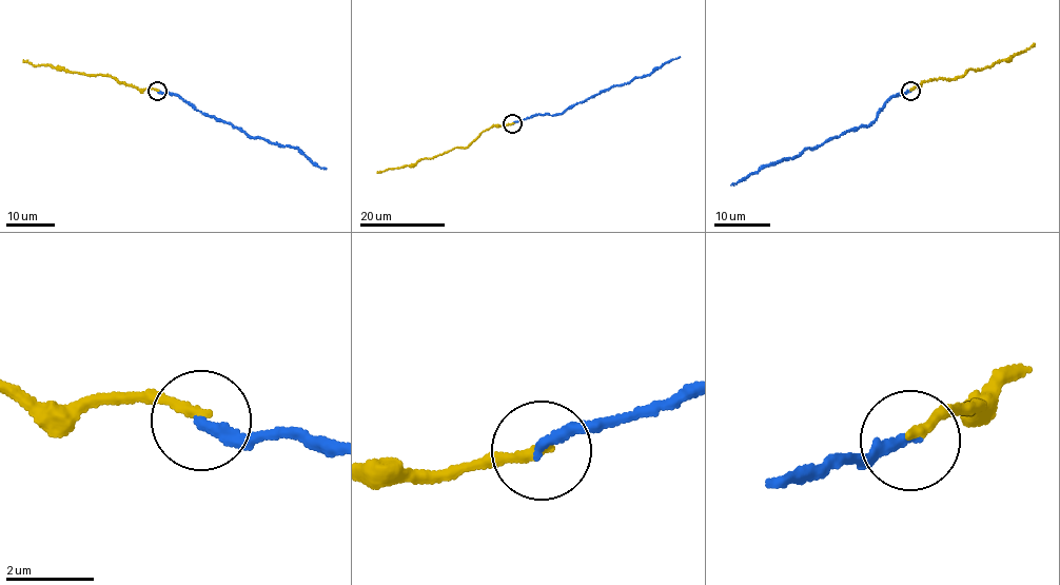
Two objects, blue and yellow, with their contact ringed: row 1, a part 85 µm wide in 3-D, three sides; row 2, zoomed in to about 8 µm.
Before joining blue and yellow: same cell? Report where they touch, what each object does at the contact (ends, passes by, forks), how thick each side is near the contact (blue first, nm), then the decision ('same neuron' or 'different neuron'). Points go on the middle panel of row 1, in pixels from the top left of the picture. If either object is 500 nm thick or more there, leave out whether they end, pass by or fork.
at (512, 123); blue ends there; yellow ends there; 240 nm thick on the blue side, 220 nm on the other; same neuron

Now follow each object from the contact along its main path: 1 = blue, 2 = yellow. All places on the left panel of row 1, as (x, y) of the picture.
1: (157, 91), (180, 96), (199, 111), (251, 136), (298, 148), (326, 169)
2: (157, 91), (137, 89), (102, 76), (33, 64), (23, 59)

